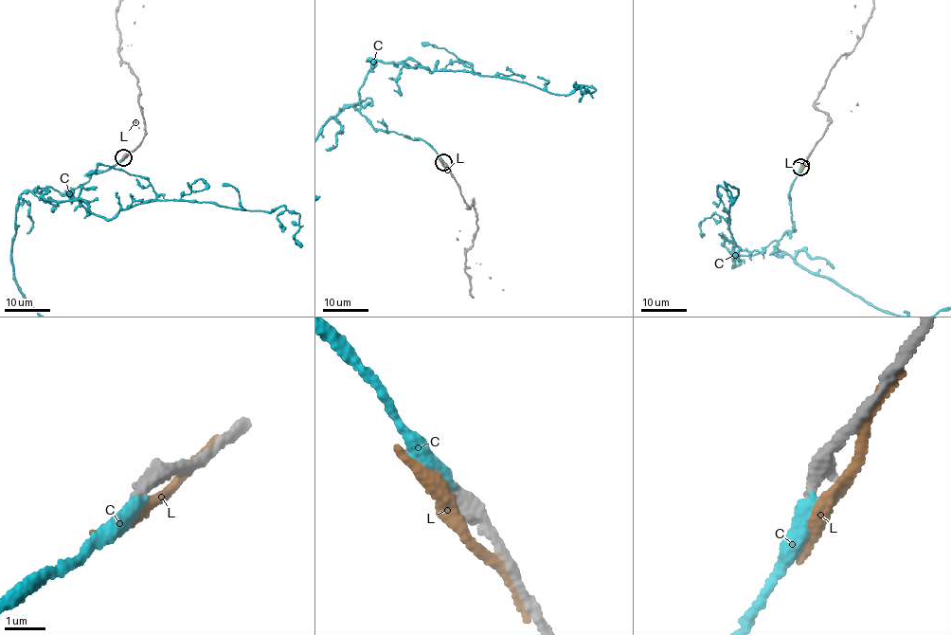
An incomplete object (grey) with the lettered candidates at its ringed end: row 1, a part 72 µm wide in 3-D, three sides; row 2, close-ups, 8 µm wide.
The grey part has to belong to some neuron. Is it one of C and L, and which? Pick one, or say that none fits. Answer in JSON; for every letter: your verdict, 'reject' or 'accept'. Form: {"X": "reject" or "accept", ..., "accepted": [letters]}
{"C": "reject", "L": "reject", "accepted": []}

